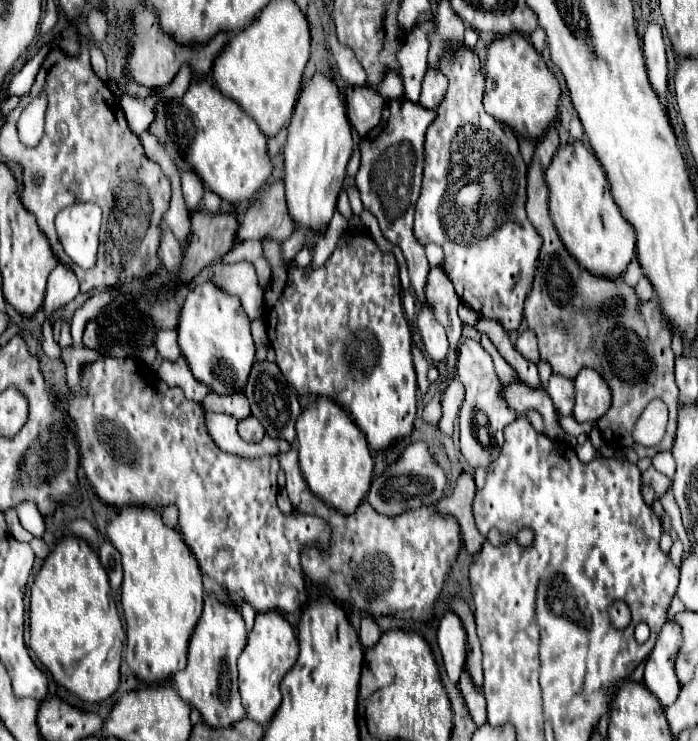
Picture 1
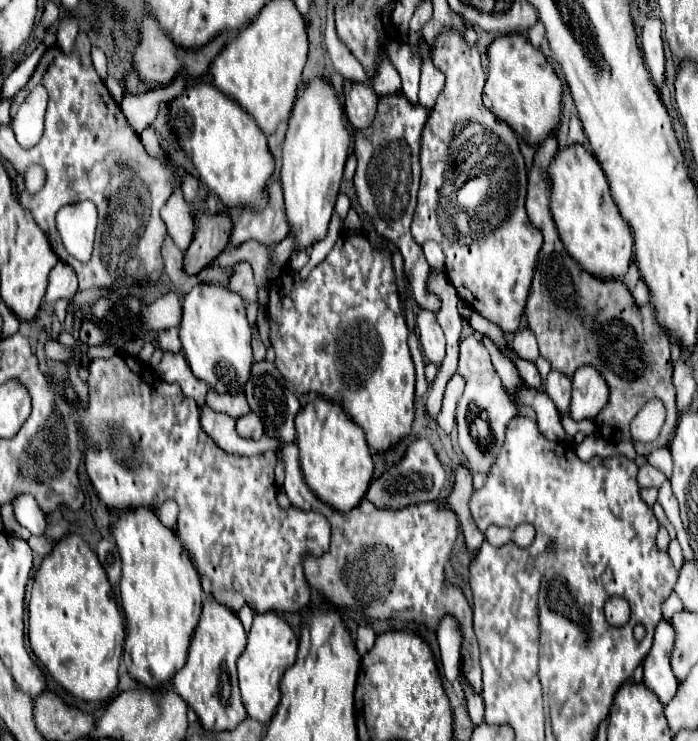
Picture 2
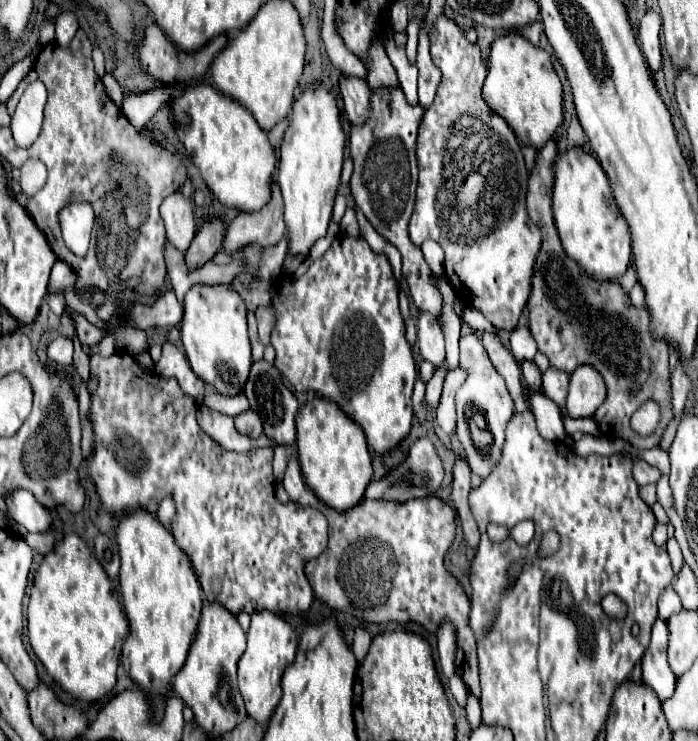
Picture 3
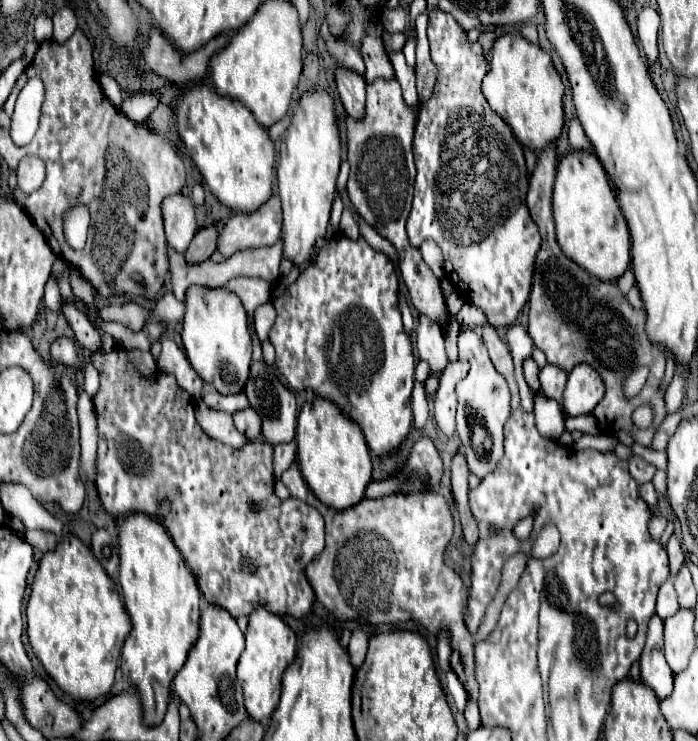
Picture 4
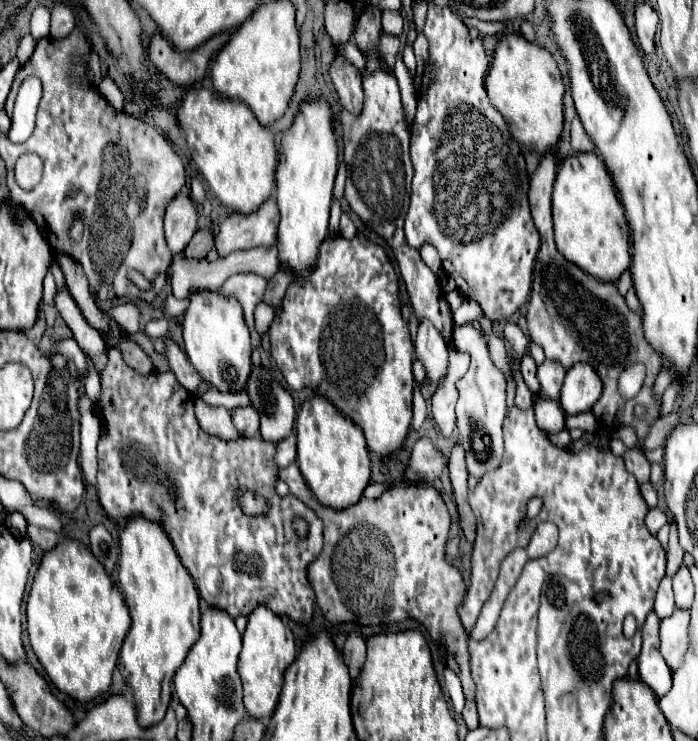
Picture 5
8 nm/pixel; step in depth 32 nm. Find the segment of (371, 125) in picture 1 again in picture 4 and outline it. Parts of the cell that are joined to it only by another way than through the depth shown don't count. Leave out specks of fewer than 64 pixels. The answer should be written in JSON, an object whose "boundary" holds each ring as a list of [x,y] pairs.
{"boundary":[[[338,68],[336,86],[338,86],[338,94],[340,94],[340,100],[342,100],[348,116],[352,116],[354,120],[360,120],[360,116],[364,116],[364,108],[366,108],[366,80],[350,70]]]}

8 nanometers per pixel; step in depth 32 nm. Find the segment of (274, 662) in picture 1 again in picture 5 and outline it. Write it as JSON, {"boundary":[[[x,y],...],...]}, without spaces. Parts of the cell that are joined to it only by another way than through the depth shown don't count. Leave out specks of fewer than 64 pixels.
{"boundary":[[[266,606],[254,608],[252,614],[248,616],[248,626],[244,632],[244,648],[238,664],[238,674],[244,686],[244,706],[252,718],[268,720],[272,716],[282,689],[284,670],[294,662],[294,658],[296,658],[296,642],[292,630],[288,638],[288,628],[274,612],[270,612]]]}

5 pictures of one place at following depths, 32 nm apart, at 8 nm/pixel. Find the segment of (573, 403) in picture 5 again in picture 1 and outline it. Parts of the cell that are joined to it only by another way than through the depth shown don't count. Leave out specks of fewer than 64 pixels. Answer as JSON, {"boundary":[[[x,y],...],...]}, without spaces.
{"boundary":[[[582,368],[574,380],[576,390],[576,406],[574,418],[578,422],[596,422],[604,412],[608,412],[608,404],[612,404],[612,394],[606,380],[592,368]]]}

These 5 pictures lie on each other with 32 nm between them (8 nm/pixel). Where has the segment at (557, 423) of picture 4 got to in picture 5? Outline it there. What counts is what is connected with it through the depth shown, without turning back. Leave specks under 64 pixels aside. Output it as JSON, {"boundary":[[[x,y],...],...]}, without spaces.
{"boundary":[[[538,398],[534,404],[534,410],[536,410],[536,422],[544,426],[544,434],[558,434],[564,430],[566,414],[556,400]]]}

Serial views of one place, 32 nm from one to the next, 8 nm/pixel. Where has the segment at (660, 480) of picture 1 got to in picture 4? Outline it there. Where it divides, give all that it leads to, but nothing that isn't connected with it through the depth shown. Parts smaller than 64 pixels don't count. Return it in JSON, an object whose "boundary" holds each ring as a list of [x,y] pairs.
{"boundary":[[[632,456],[630,458],[630,474],[634,476],[634,480],[638,484],[646,484],[646,482],[654,480],[656,468],[652,464],[648,464],[646,460],[642,460],[640,456]]]}

